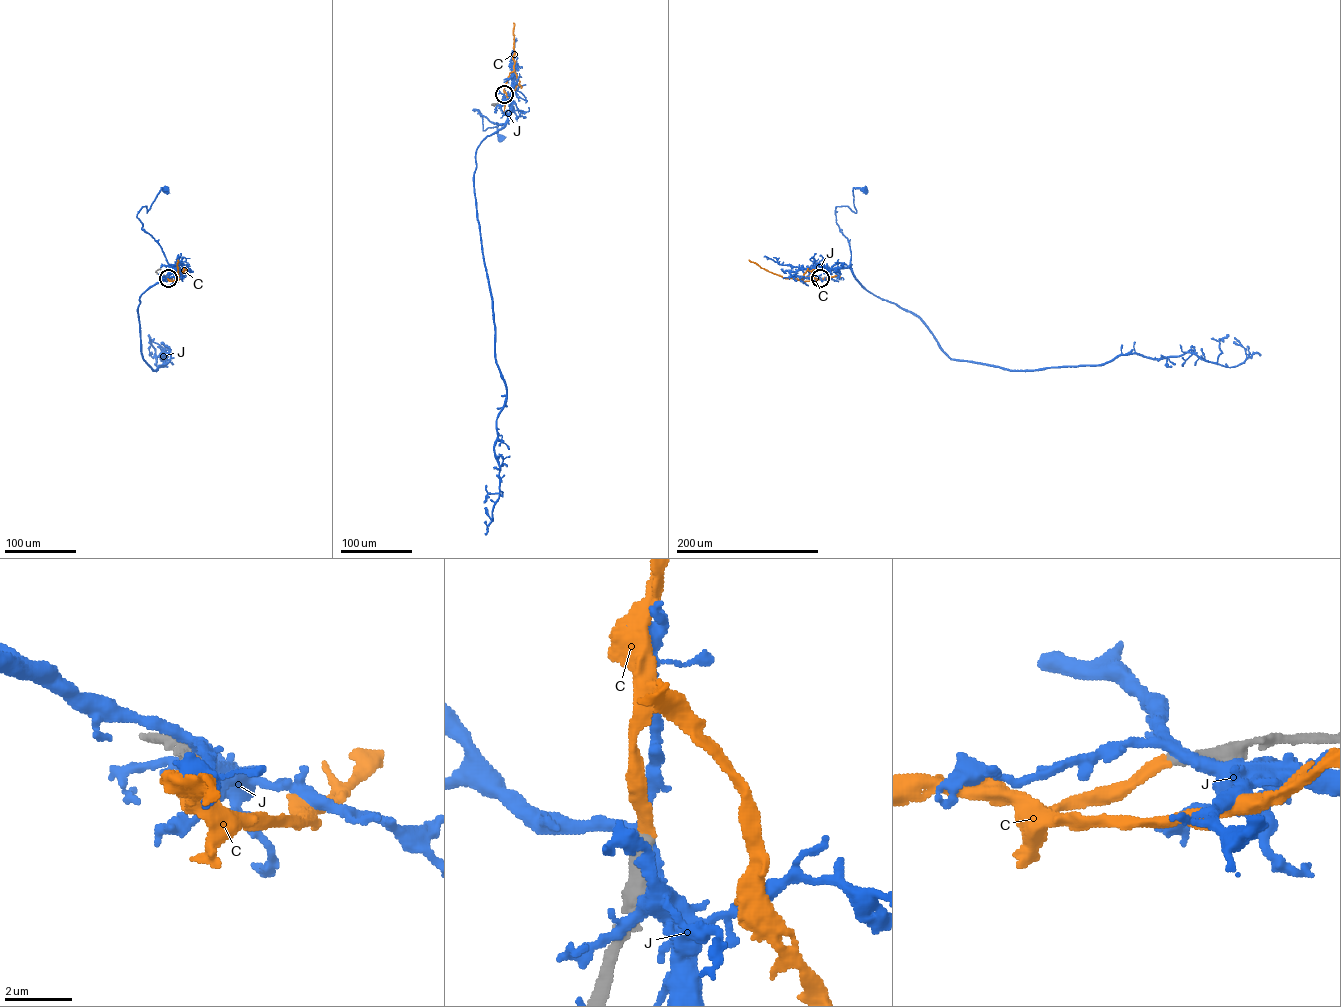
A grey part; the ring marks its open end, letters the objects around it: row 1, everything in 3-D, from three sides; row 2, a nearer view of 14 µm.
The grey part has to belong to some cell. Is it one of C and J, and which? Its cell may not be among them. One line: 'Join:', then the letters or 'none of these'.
Join: C

